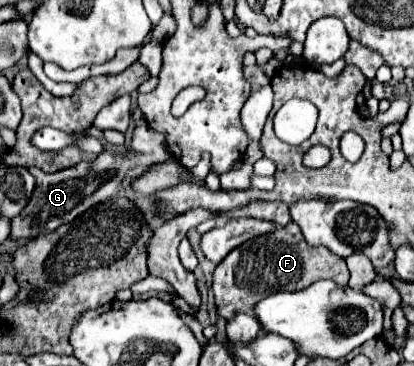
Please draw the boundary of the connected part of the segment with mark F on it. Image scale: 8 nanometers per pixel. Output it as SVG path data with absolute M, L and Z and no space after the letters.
M297 223L277 227L275 231L249 239L233 249L213 271L215 305L221 317L231 319L237 311L251 315L251 307L275 291L301 291L319 279L333 279L347 285L349 271L345 259L331 253L327 247L311 247L305 243Z

